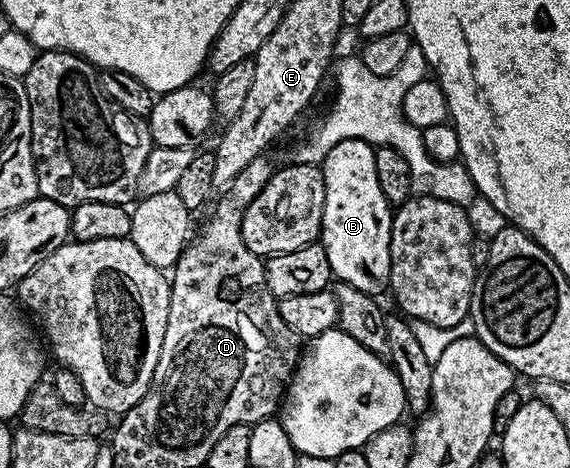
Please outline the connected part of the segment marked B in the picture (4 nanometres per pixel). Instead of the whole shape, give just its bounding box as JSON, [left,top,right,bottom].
[319,140,394,297]

